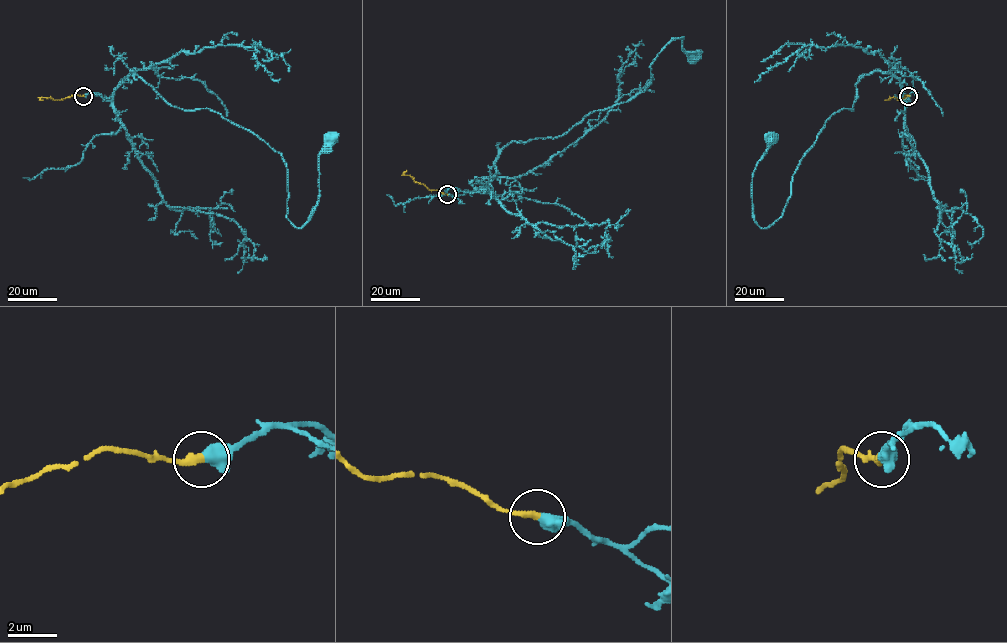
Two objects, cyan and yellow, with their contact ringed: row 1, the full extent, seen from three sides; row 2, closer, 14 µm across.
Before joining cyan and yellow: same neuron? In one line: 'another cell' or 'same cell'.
same cell

